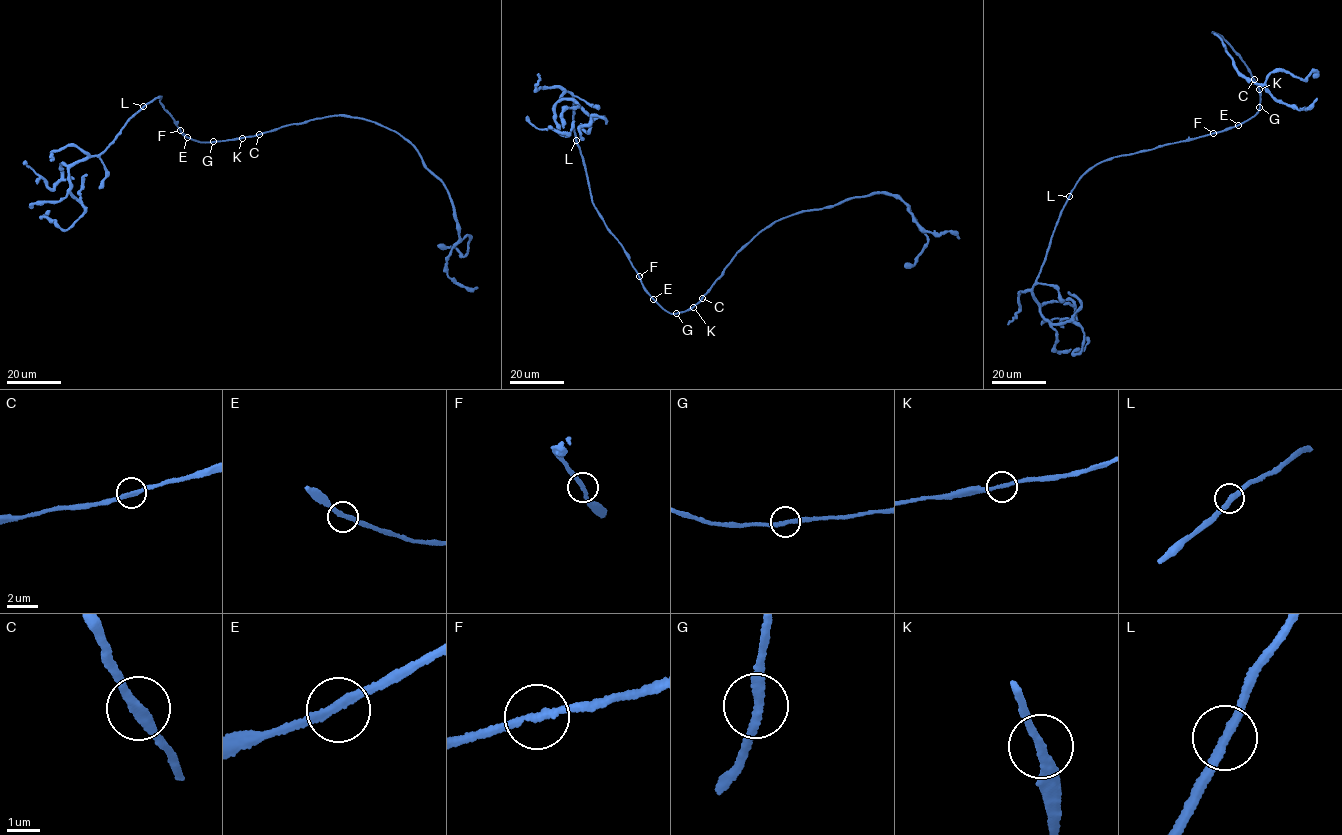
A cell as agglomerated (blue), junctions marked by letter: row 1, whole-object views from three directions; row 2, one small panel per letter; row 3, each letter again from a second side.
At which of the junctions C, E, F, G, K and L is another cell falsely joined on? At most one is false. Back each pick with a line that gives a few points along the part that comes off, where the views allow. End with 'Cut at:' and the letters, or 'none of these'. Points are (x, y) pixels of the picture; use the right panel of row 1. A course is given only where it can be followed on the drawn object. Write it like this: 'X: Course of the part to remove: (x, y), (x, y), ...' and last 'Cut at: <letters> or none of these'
Cut at: none of these

